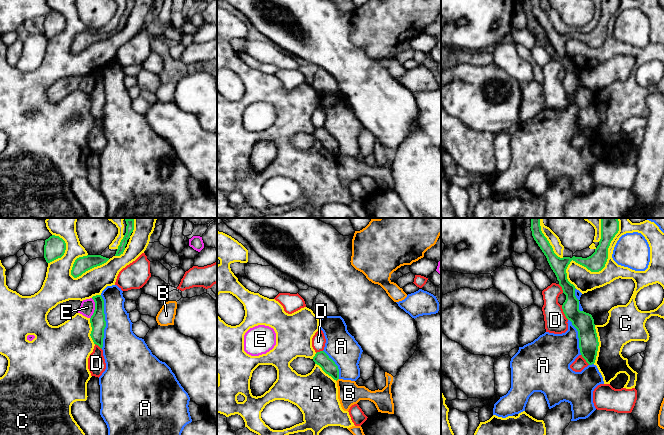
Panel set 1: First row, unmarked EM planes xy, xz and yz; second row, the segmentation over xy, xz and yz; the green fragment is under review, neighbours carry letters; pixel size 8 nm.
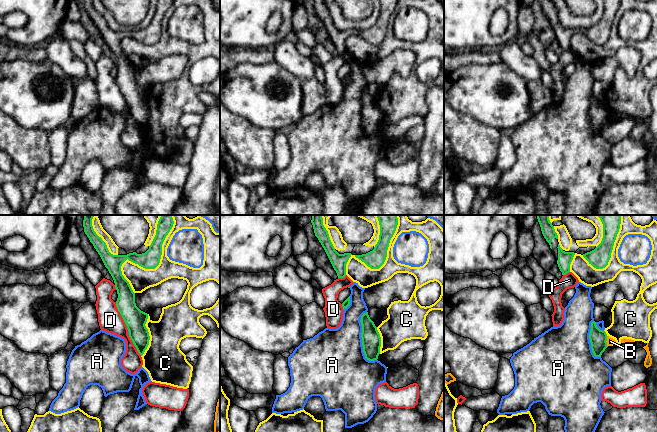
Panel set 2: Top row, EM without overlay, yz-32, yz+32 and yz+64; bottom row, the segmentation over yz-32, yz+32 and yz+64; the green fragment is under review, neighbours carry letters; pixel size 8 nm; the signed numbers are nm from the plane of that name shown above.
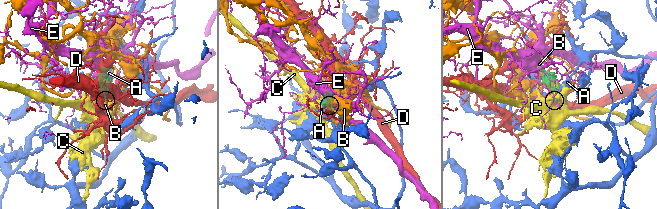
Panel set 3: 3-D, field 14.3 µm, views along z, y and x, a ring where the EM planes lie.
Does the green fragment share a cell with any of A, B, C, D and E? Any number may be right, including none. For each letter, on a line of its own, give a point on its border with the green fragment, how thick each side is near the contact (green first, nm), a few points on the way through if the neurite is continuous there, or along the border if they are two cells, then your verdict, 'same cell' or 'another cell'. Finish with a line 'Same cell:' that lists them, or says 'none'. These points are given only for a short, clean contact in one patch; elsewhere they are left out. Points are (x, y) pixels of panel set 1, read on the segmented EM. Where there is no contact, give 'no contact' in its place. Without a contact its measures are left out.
A: contact xy (105, 322); calibres 120 and 300 nm; another cell
B: contact xz (337, 379); calibres 110 and 190 nm; border xz (338, 378), (336, 381); another cell
C: contact yz (598, 271); calibres 150 and 180 nm; another cell
D: contact yz (563, 311); calibres 160 and 180 nm; another cell
E: contact xy (95, 308); calibres 120 and 120 nm; border xy (92, 298), (94, 312), (90, 318); another cell
Same cell: none

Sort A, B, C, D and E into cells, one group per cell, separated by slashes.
A / B / C / D / E

